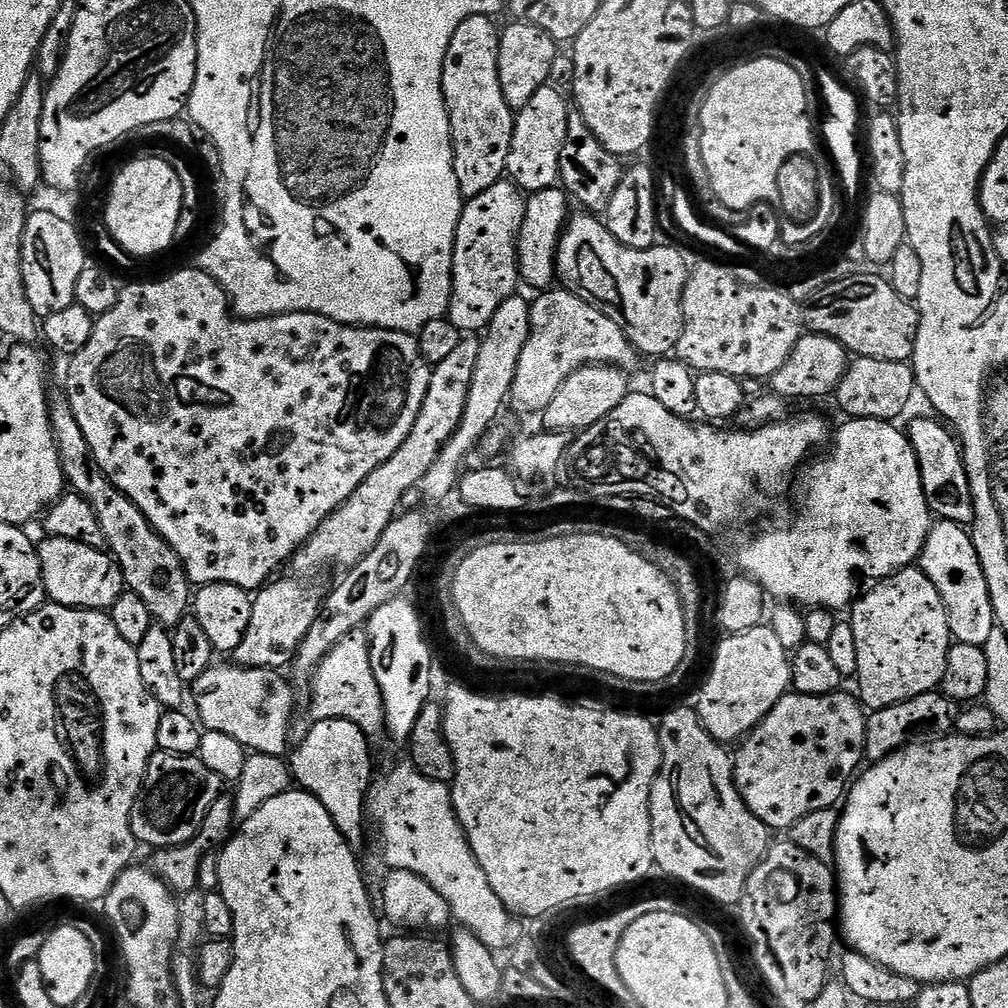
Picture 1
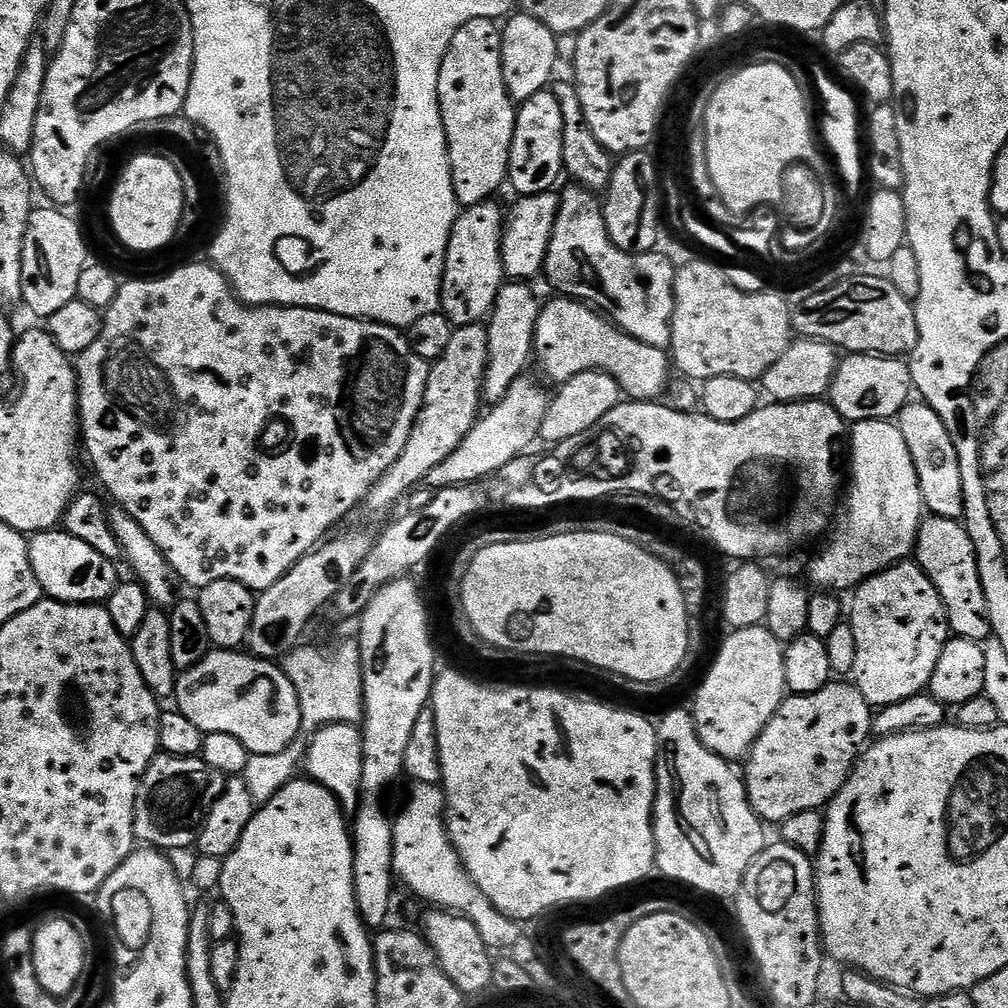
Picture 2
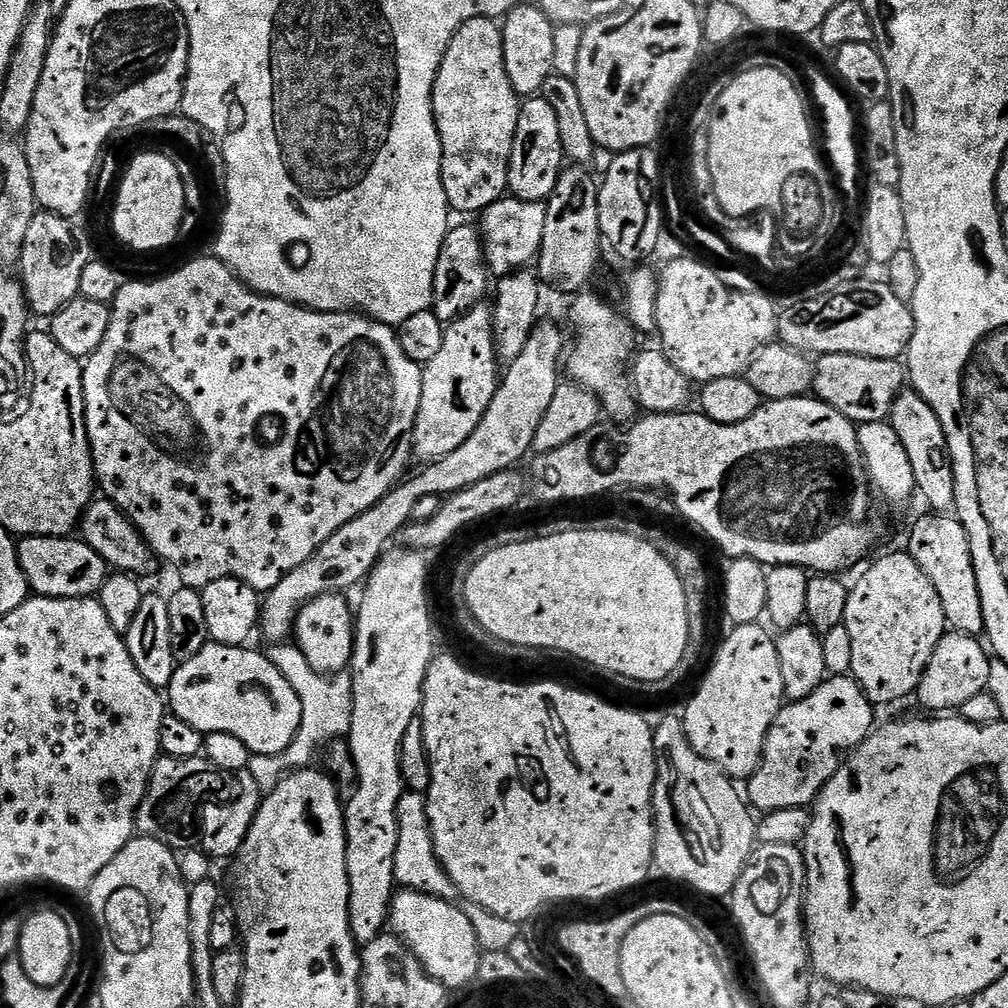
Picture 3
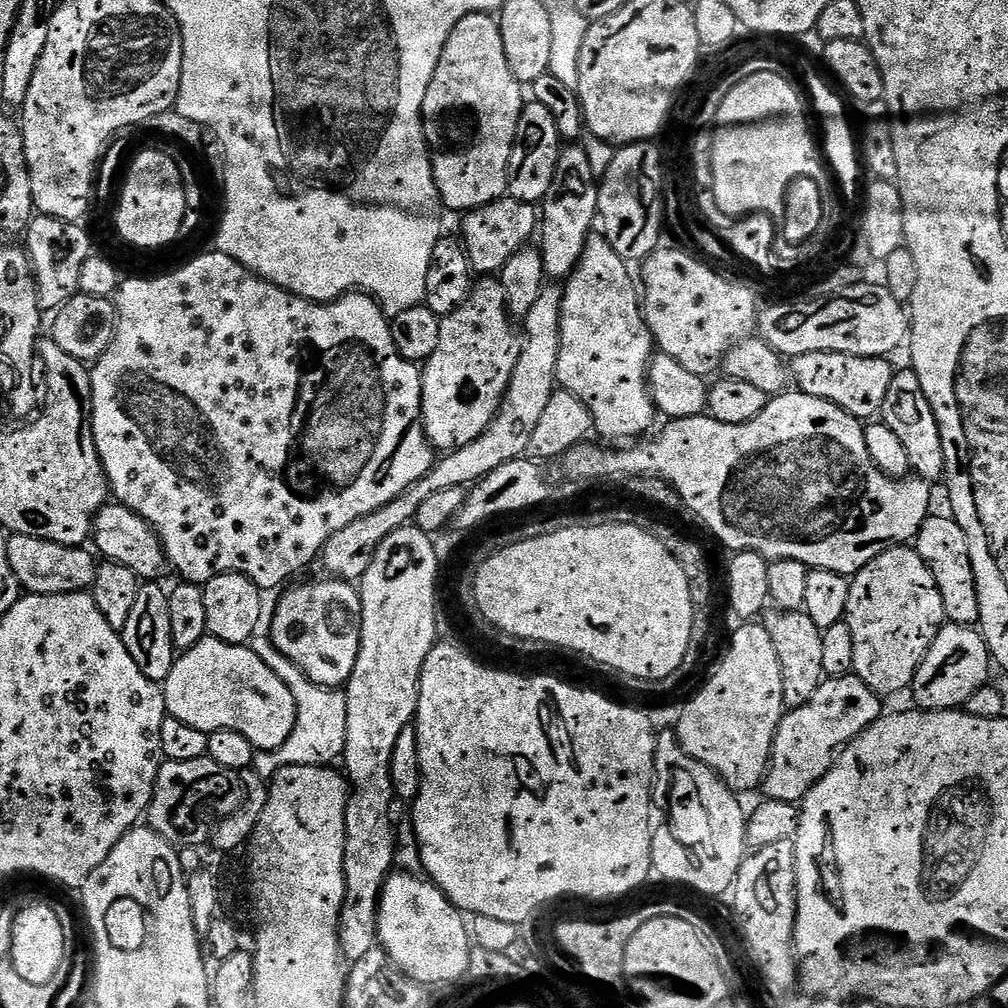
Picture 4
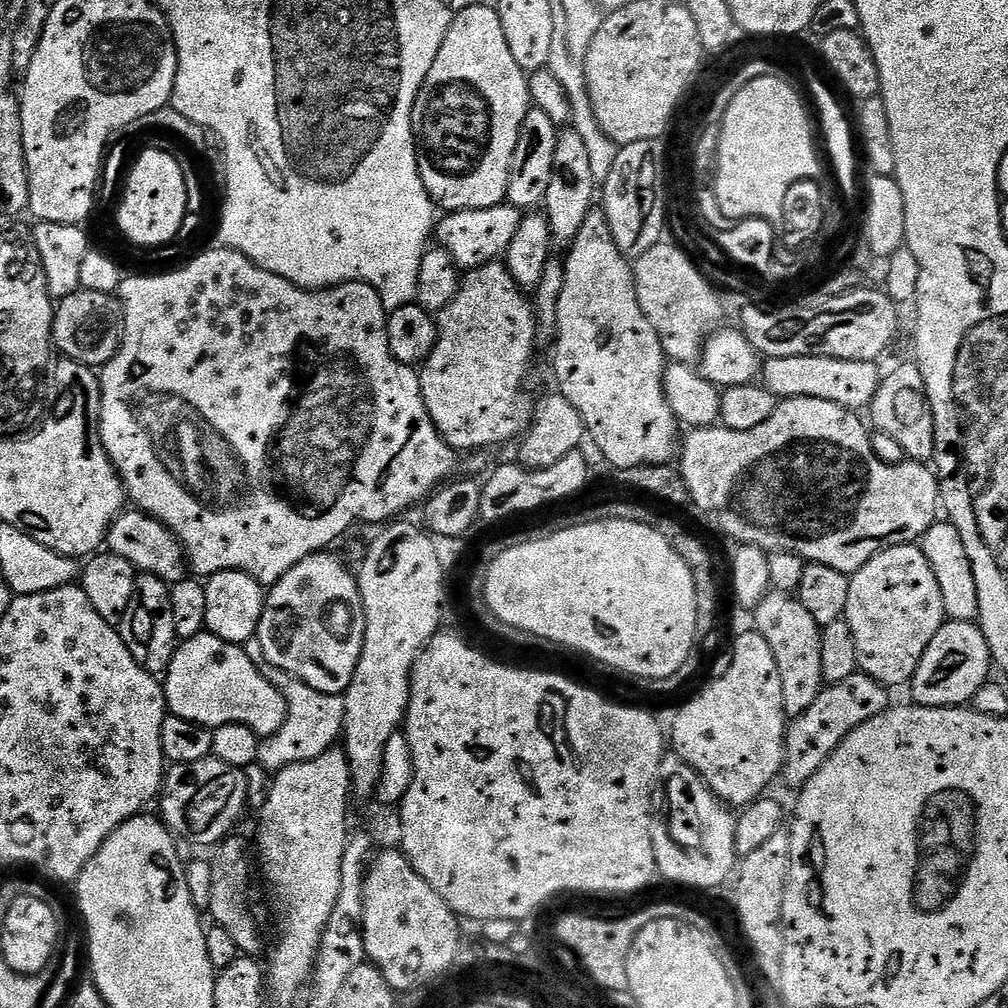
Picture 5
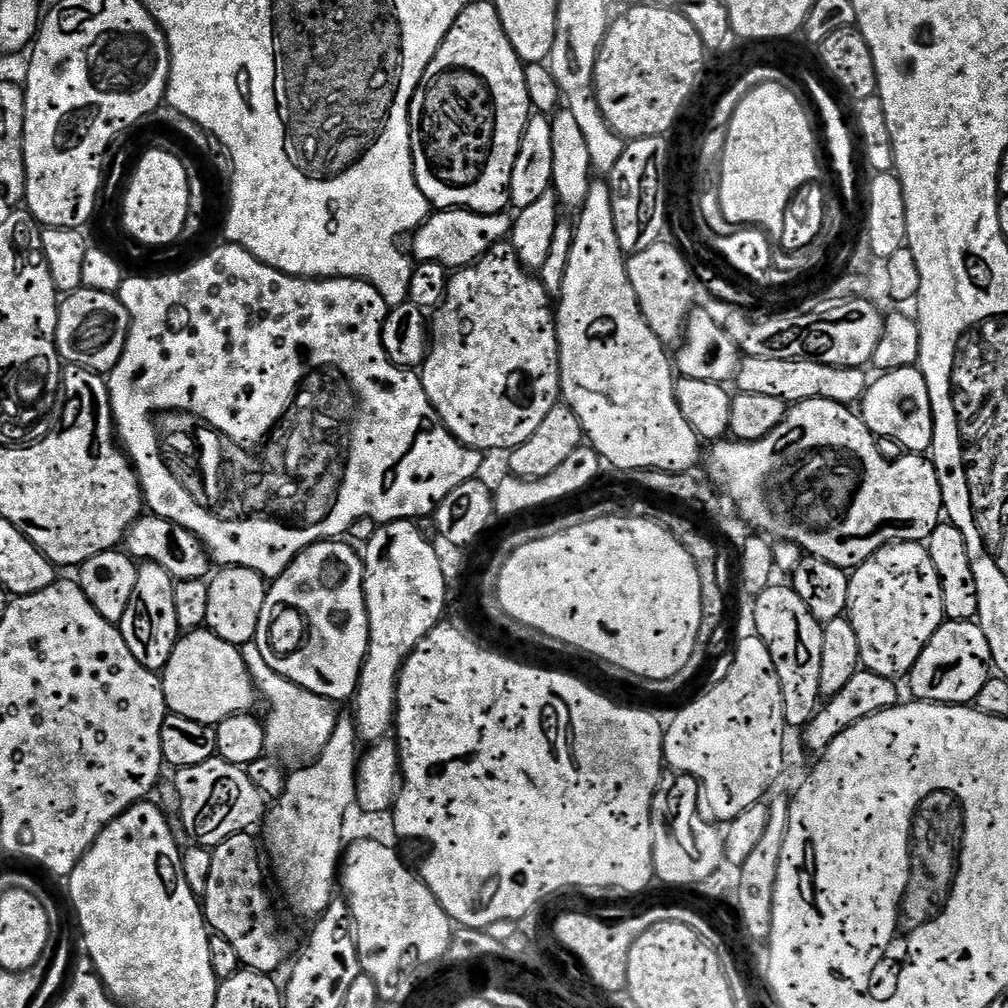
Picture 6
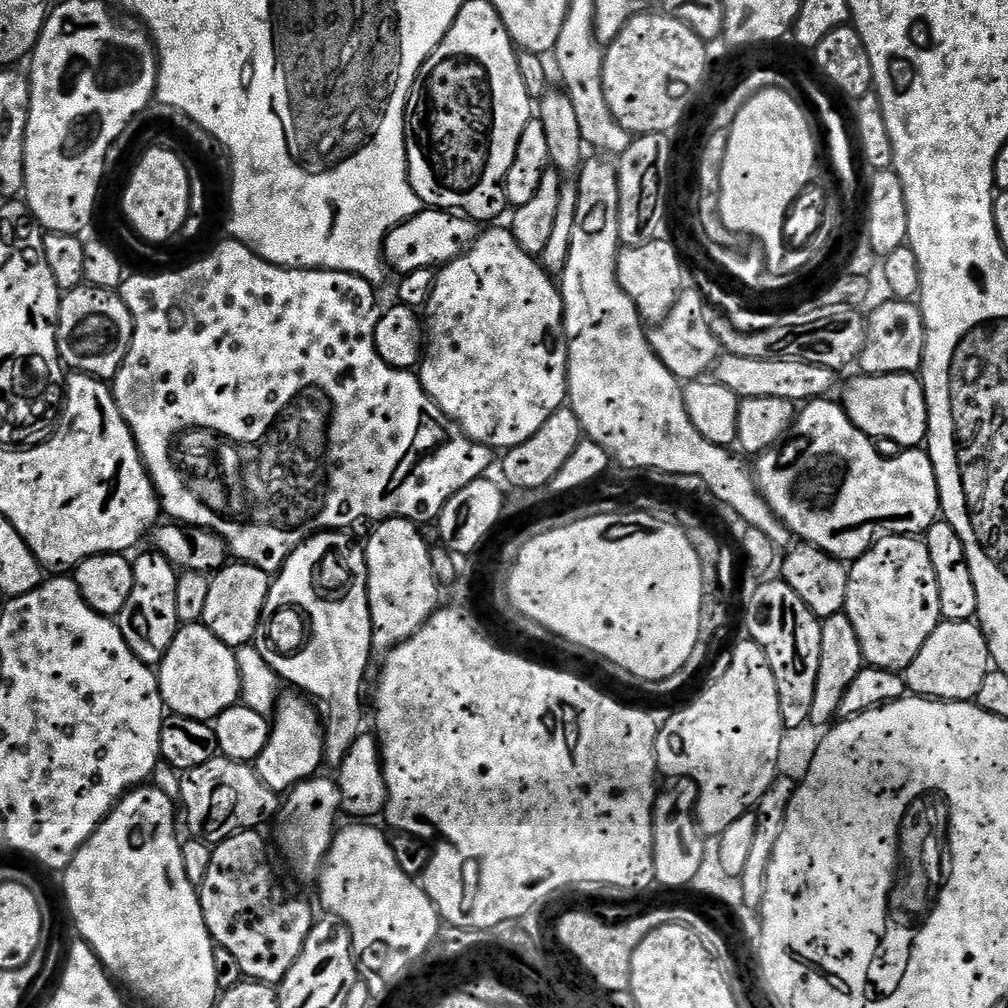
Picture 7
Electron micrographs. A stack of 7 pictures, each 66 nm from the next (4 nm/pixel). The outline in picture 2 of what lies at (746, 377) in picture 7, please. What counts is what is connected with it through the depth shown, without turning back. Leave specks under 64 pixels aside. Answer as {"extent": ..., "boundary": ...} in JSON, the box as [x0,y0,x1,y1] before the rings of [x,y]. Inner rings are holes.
{"extent":[827,352,913,422],"boundary":[[[858,352],[845,355],[837,363],[827,399],[846,422],[895,421],[913,396],[912,369],[907,359],[895,356],[869,356],[866,352]]]}

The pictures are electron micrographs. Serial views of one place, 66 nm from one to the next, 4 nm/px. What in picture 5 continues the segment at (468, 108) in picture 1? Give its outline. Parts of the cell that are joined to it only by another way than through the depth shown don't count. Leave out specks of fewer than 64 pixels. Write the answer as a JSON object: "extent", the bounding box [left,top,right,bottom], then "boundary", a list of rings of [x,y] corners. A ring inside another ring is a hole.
{"extent":[412,2,529,212],"boundary":[[[482,2],[459,12],[438,46],[438,58],[412,111],[418,166],[433,204],[461,212],[505,203],[514,150],[529,107],[528,76],[510,54],[499,11]]]}

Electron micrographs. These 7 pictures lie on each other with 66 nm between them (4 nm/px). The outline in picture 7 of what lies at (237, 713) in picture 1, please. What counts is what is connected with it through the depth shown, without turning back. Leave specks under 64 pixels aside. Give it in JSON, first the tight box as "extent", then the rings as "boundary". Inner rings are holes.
{"extent":[158,622,240,722],"boundary":[[[202,622],[185,624],[176,631],[174,642],[170,642],[170,646],[164,651],[164,660],[158,666],[158,675],[164,707],[169,713],[177,716],[212,722],[218,714],[222,714],[222,710],[231,708],[240,700],[240,675],[236,653],[227,644],[221,642]]]}

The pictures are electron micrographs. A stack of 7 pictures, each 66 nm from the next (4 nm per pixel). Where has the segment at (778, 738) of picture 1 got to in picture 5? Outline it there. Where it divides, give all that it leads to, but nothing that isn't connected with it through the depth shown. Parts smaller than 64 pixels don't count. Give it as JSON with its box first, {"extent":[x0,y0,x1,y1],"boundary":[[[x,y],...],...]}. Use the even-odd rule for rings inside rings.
{"extent":[782,671,890,786],"boundary":[[[862,671],[850,674],[843,682],[829,684],[820,689],[818,698],[810,705],[806,714],[795,717],[787,725],[784,738],[784,766],[782,769],[783,779],[788,779],[795,786],[802,786],[834,754],[834,750],[847,736],[862,722],[882,714],[890,706],[889,689],[870,678]]]}

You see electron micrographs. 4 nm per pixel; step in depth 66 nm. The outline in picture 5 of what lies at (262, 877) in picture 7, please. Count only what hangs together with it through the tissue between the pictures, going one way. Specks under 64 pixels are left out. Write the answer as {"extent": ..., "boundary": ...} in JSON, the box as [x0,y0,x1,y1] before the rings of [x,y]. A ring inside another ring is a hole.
{"extent":[207,834,264,957],"boundary":[[[237,834],[229,835],[227,838],[215,845],[216,857],[211,857],[212,865],[212,885],[210,886],[210,906],[207,911],[213,916],[215,927],[227,930],[230,938],[234,938],[234,946],[238,946],[241,954],[259,957],[260,951],[264,948],[264,940],[260,937],[260,928],[256,925],[256,920],[252,917],[252,908],[248,905],[248,887],[252,884],[252,864],[254,868],[254,856],[248,853],[248,844]]]}

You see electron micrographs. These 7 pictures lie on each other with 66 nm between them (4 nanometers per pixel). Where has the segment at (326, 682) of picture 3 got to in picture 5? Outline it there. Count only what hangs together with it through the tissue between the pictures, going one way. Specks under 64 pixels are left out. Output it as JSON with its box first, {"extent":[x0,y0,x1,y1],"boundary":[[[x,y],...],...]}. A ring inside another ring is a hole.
{"extent":[242,638,346,770],"boundary":[[[254,638],[246,641],[242,647],[250,658],[250,662],[254,662],[254,666],[262,669],[270,686],[279,690],[288,707],[288,716],[283,726],[277,730],[275,736],[269,736],[261,743],[258,757],[260,767],[265,770],[279,770],[298,762],[310,762],[337,747],[344,730],[344,715],[346,714],[343,695],[322,694],[306,686],[301,680],[294,679],[286,670],[266,663],[262,642]]]}

